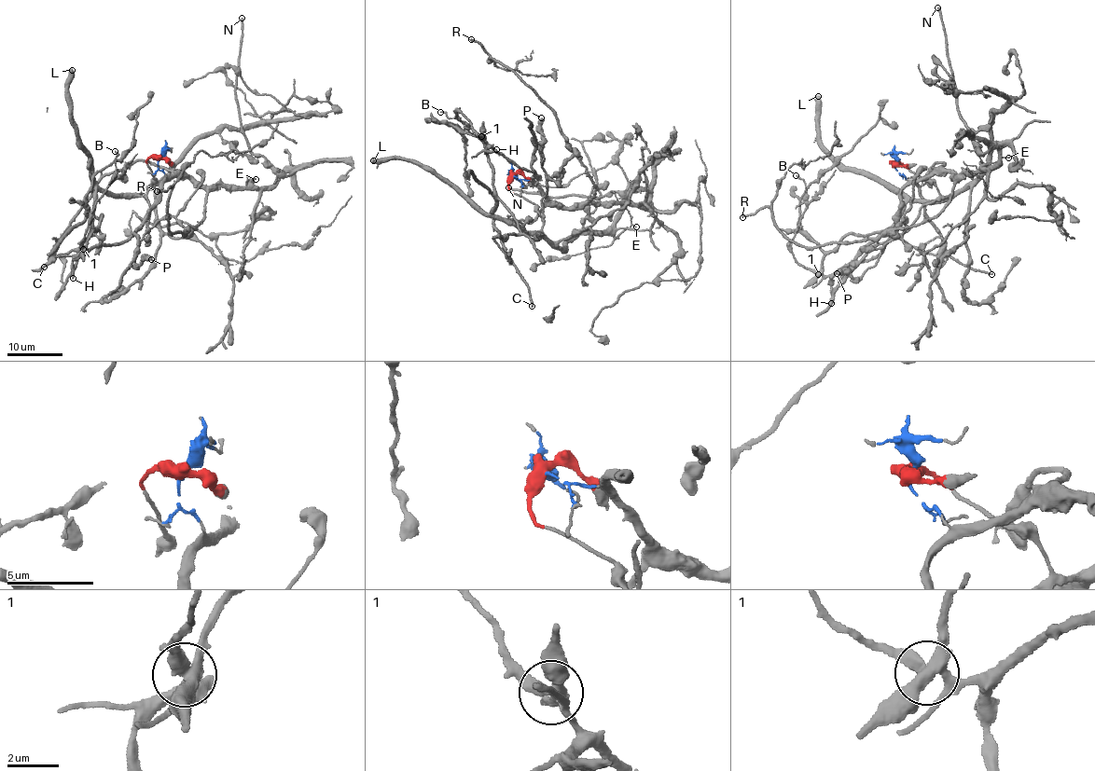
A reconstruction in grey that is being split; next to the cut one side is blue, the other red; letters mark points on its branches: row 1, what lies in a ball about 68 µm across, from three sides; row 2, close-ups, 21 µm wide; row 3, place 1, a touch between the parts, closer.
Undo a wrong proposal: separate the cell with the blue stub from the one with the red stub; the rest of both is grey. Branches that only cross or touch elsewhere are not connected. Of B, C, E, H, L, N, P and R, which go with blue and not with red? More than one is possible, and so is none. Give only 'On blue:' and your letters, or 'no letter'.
On blue: B, C, E, H, N, R

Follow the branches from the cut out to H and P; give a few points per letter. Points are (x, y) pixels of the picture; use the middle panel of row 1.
H: (514, 177), (533, 181), (533, 178), (540, 177), (489, 147), (487, 152), (496, 148)
P: (514, 177), (508, 185), (509, 192), (534, 205), (543, 217), (543, 199), (547, 190), (543, 166), (542, 117)

